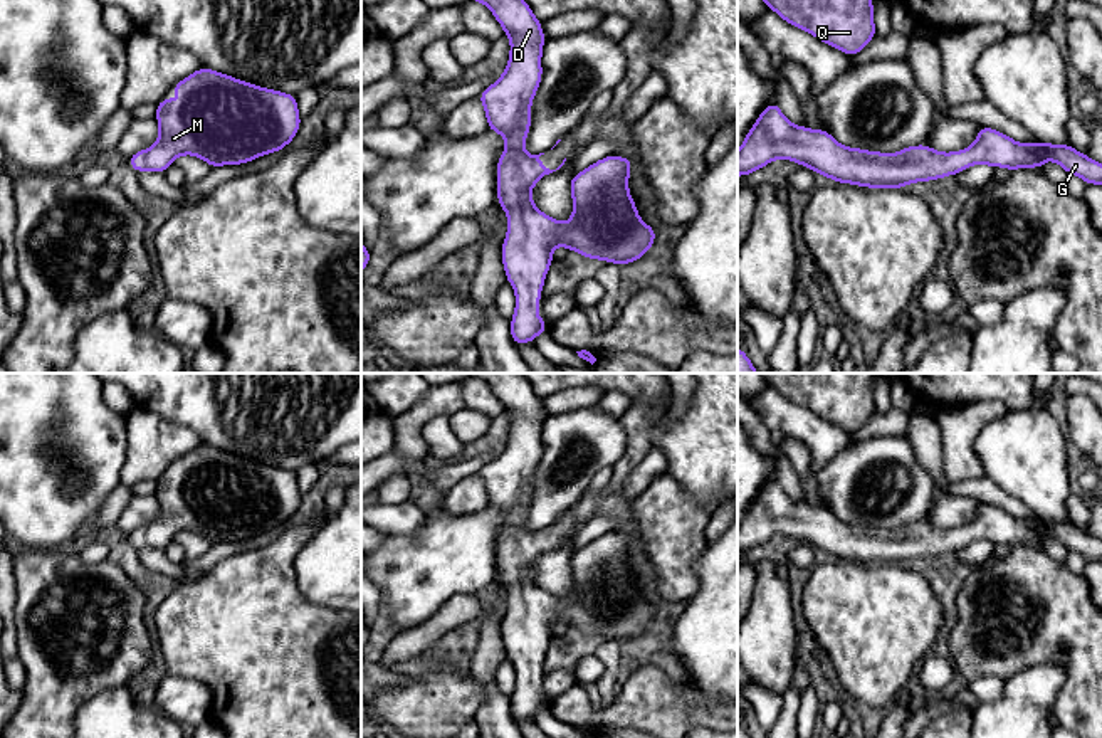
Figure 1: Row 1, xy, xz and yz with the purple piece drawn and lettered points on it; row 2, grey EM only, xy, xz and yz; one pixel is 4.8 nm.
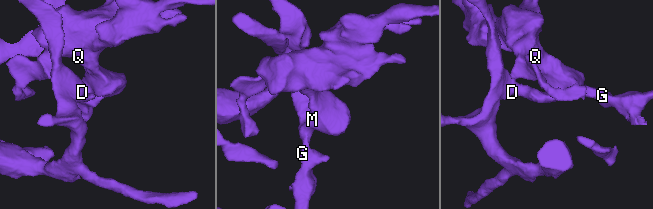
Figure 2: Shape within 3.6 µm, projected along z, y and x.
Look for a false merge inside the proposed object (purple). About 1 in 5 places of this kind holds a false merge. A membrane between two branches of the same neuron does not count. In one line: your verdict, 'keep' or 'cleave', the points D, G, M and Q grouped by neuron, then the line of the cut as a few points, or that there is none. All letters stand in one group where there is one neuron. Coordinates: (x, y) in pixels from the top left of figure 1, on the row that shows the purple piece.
keep; groups D G M Q; cut none

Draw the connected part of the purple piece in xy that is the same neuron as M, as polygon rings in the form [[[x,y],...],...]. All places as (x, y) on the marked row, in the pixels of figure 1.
[[[203,66],[176,82],[170,92],[186,98],[192,113],[188,114],[175,99],[163,98],[156,104],[158,141],[128,158],[136,173],[146,170],[165,173],[181,155],[195,155],[212,168],[249,163],[257,156],[284,150],[301,128],[296,94],[265,89]]]

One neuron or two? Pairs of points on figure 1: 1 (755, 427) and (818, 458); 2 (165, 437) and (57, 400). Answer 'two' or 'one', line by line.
1: two
2: two

